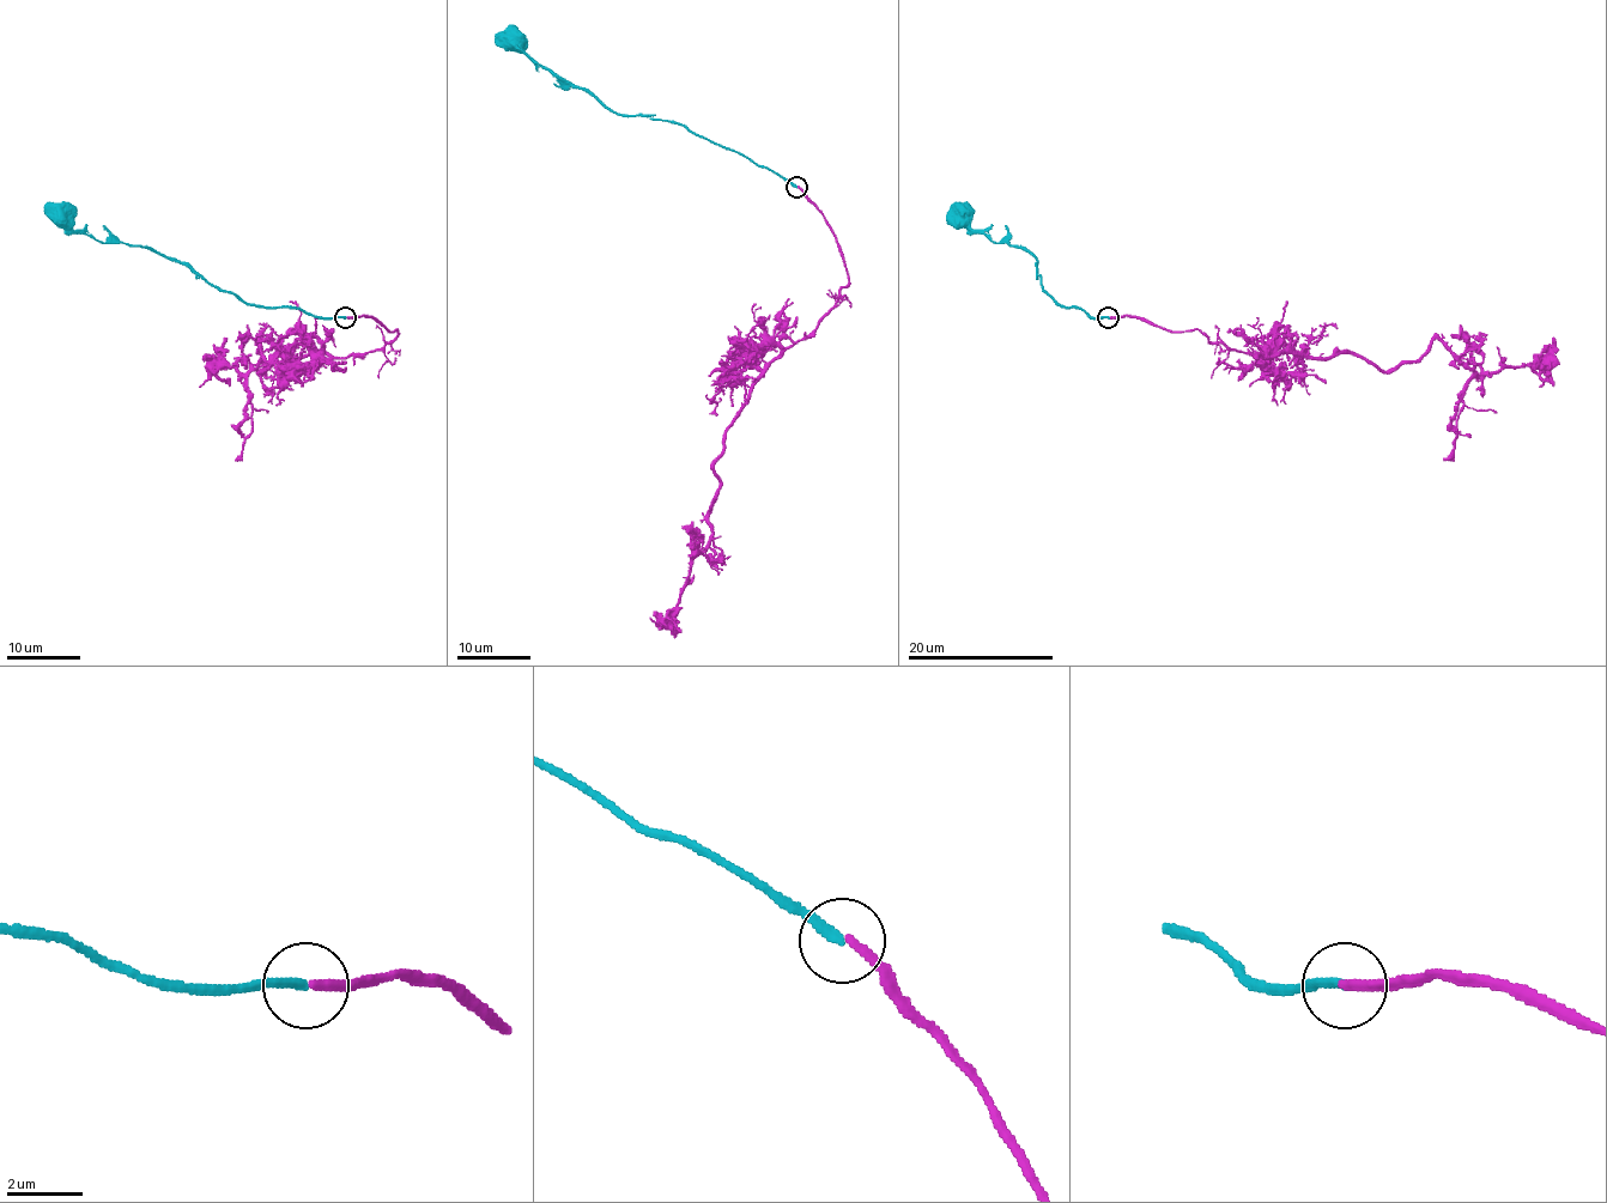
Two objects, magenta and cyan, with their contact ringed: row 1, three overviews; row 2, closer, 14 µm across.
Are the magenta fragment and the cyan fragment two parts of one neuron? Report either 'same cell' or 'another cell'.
same cell

